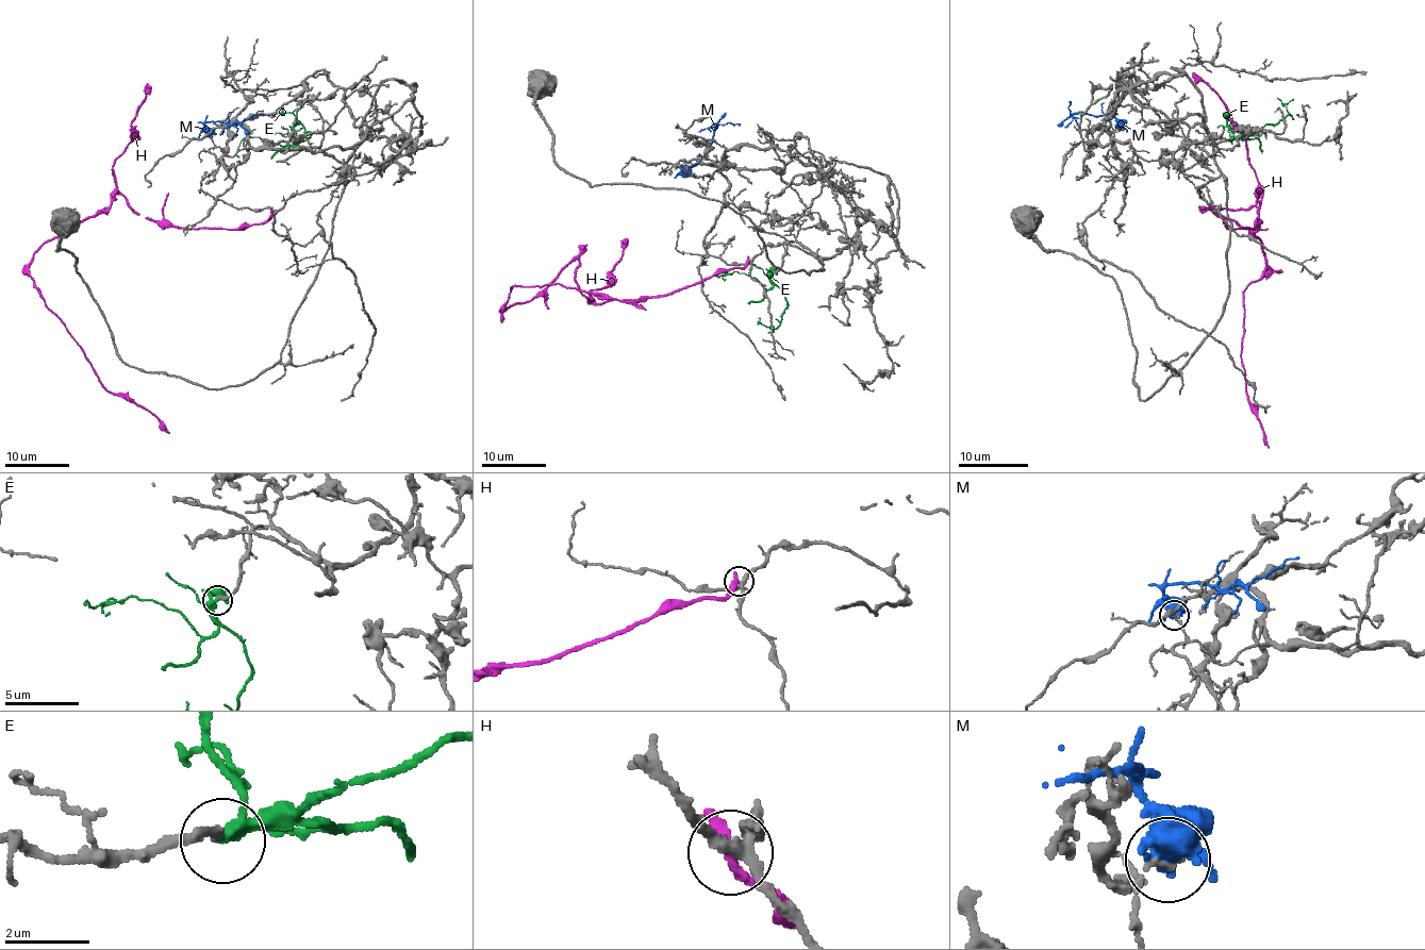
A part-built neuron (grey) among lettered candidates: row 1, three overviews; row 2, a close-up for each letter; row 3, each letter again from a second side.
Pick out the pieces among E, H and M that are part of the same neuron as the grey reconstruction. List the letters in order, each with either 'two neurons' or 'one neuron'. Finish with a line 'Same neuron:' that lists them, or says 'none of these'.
E: one neuron
H: two neurons
M: two neurons
Same neuron: E

